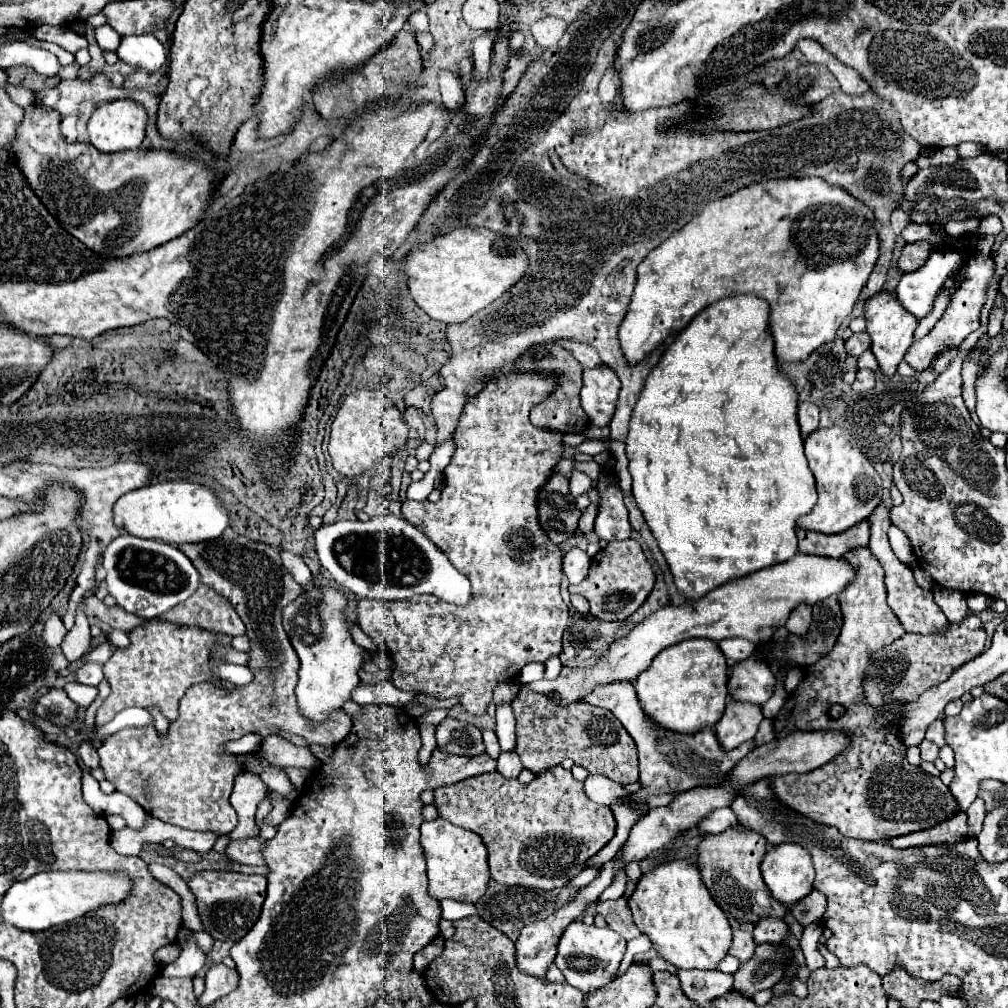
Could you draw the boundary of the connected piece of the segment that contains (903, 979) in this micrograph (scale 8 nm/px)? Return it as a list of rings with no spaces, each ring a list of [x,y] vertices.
[[[894,969],[882,979],[882,983],[886,995],[896,997],[904,1007],[918,1007],[924,999],[938,1001],[942,995],[956,995],[962,985],[956,975],[944,975],[944,979],[930,983],[904,973],[904,969]]]

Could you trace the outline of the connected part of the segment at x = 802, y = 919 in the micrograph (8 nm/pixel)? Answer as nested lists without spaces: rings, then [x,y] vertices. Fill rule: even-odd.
[[[812,889],[812,893],[808,893],[808,897],[804,897],[804,901],[798,901],[796,905],[790,907],[790,913],[794,915],[794,919],[802,926],[819,922],[826,911],[826,897]]]

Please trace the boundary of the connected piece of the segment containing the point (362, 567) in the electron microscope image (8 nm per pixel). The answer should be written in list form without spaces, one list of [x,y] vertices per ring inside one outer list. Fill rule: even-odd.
[[[384,515],[368,521],[336,521],[322,525],[314,537],[322,567],[338,585],[360,599],[408,599],[418,593],[430,593],[458,605],[470,601],[470,581],[422,531],[402,517]]]

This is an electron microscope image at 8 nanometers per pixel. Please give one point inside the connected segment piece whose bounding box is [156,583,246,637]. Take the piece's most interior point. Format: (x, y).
(206, 609)

